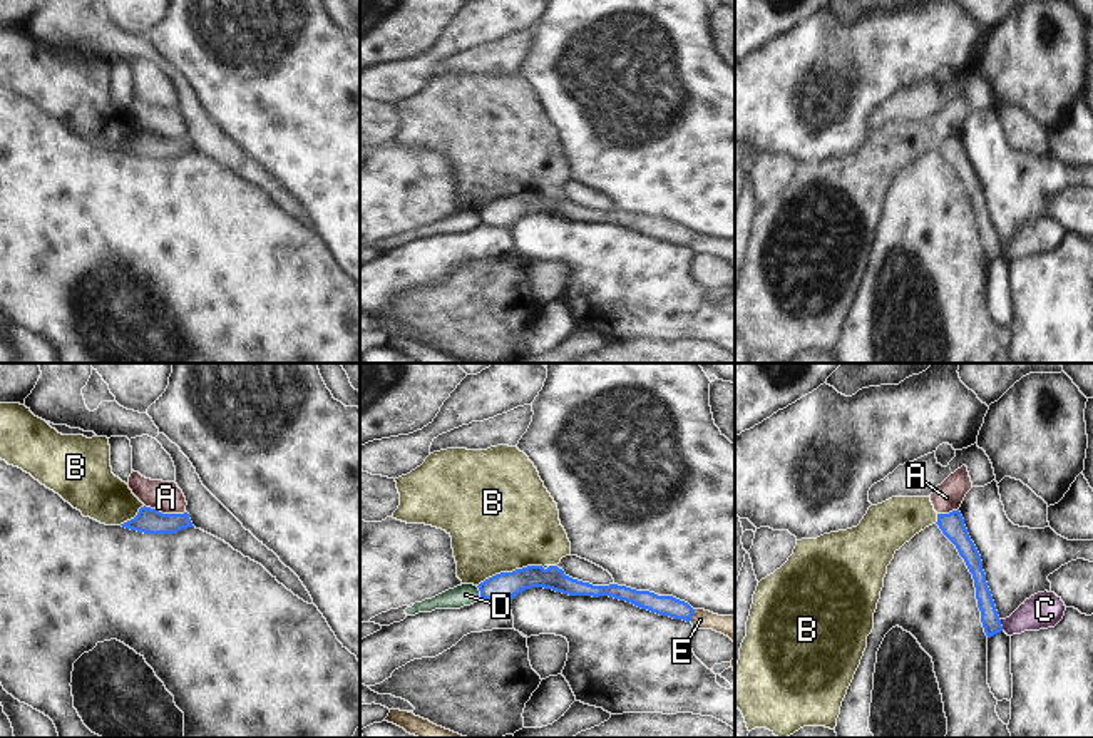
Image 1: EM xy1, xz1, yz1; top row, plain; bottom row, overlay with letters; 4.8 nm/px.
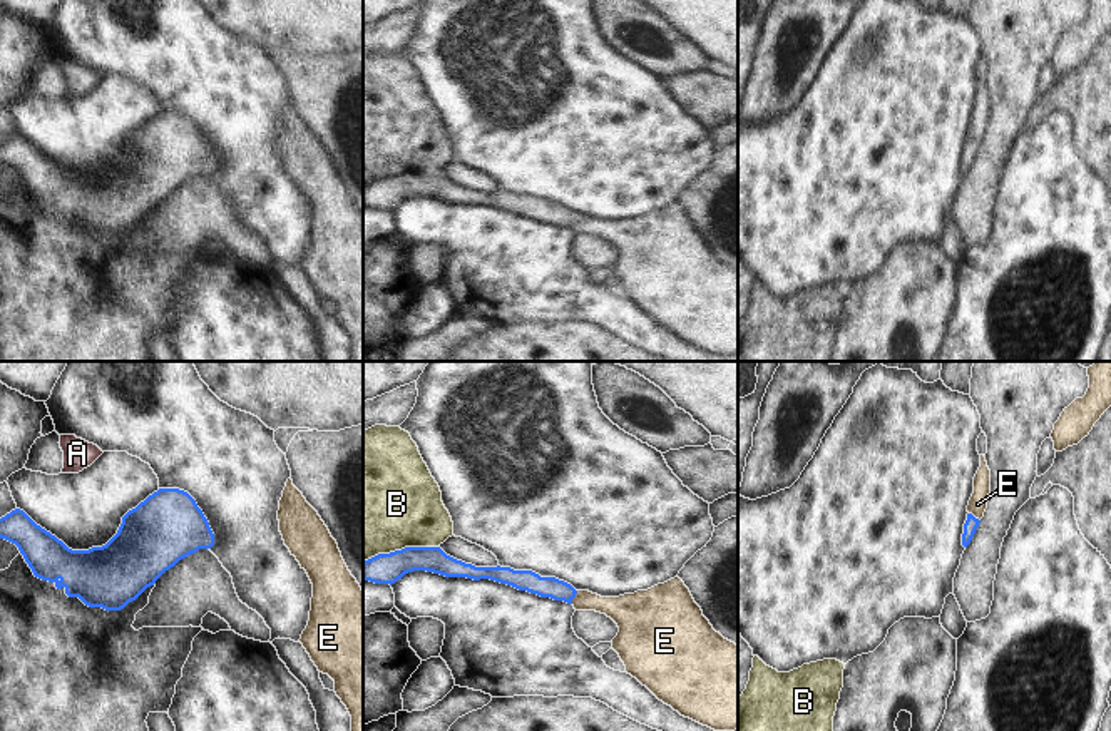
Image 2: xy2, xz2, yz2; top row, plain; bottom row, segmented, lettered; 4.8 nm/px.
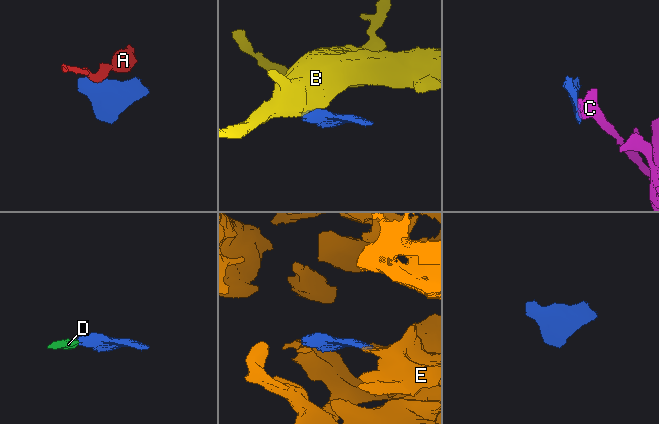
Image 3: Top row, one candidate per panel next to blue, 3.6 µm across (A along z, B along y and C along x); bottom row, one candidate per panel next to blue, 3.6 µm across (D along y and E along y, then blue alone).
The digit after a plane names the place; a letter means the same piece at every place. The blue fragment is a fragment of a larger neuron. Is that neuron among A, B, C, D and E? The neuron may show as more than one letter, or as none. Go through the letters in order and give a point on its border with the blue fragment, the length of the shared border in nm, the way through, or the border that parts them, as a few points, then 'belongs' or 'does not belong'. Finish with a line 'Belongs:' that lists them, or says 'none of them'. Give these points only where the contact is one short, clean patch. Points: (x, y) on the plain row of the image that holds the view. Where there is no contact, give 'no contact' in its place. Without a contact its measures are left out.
A: contact xy1 (164, 139); length 200 nm; border xy1 (144, 129), (163, 138), (184, 138); does not belong
B: contact xz2 (402, 174); length 360 nm; border xz2 (437, 171), (405, 171), (378, 178), (363, 188); does not belong
C: contact yz1 (1000, 250); length 60 nm; border yz1 (1000, 245), (1003, 255); does not belong
D: contact xz1 (481, 218); length 70 nm; border xz1 (476, 211), (481, 223); does not belong
E: contact xz1 (692, 240); length 70 nm; way xz1 (670, 231), (692, 240), (733, 251); belongs
Belongs: E

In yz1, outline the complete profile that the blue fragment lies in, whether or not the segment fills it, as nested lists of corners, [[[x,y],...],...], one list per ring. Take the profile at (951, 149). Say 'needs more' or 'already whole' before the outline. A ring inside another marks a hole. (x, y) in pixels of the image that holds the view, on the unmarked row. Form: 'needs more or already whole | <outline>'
already whole | [[[957,136],[949,139],[937,139],[937,147],[942,159],[956,171],[959,181],[964,184],[969,197],[974,204],[978,233],[981,236],[981,248],[988,263],[1003,256],[1001,244],[998,241],[991,216],[983,196],[981,181],[971,166],[964,144]]]

